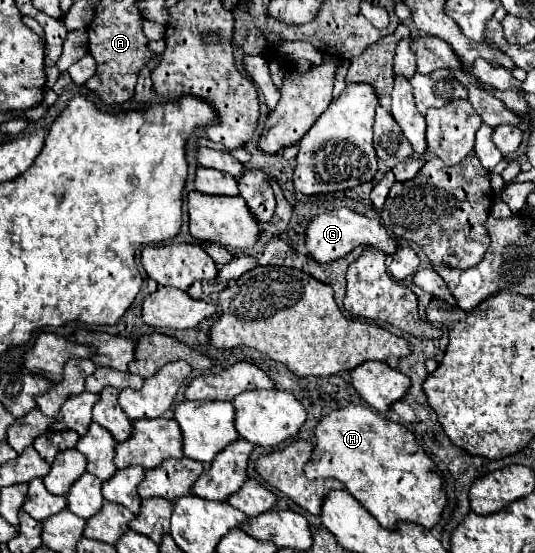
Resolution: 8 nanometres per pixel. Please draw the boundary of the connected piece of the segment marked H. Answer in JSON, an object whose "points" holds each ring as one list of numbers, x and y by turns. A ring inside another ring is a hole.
{"points":[[345,404,343,408,331,410,327,416,319,420,313,430,315,448,305,464,307,478,337,478,345,484,345,488,361,502,361,506,371,512,383,528,393,528,397,520,407,520,421,524,425,528,433,528,439,522,441,510,447,504,447,496,441,484,441,478,435,474,437,468,433,460,425,454,425,450,415,442,415,436,401,424,381,418,375,410,363,404]]}

